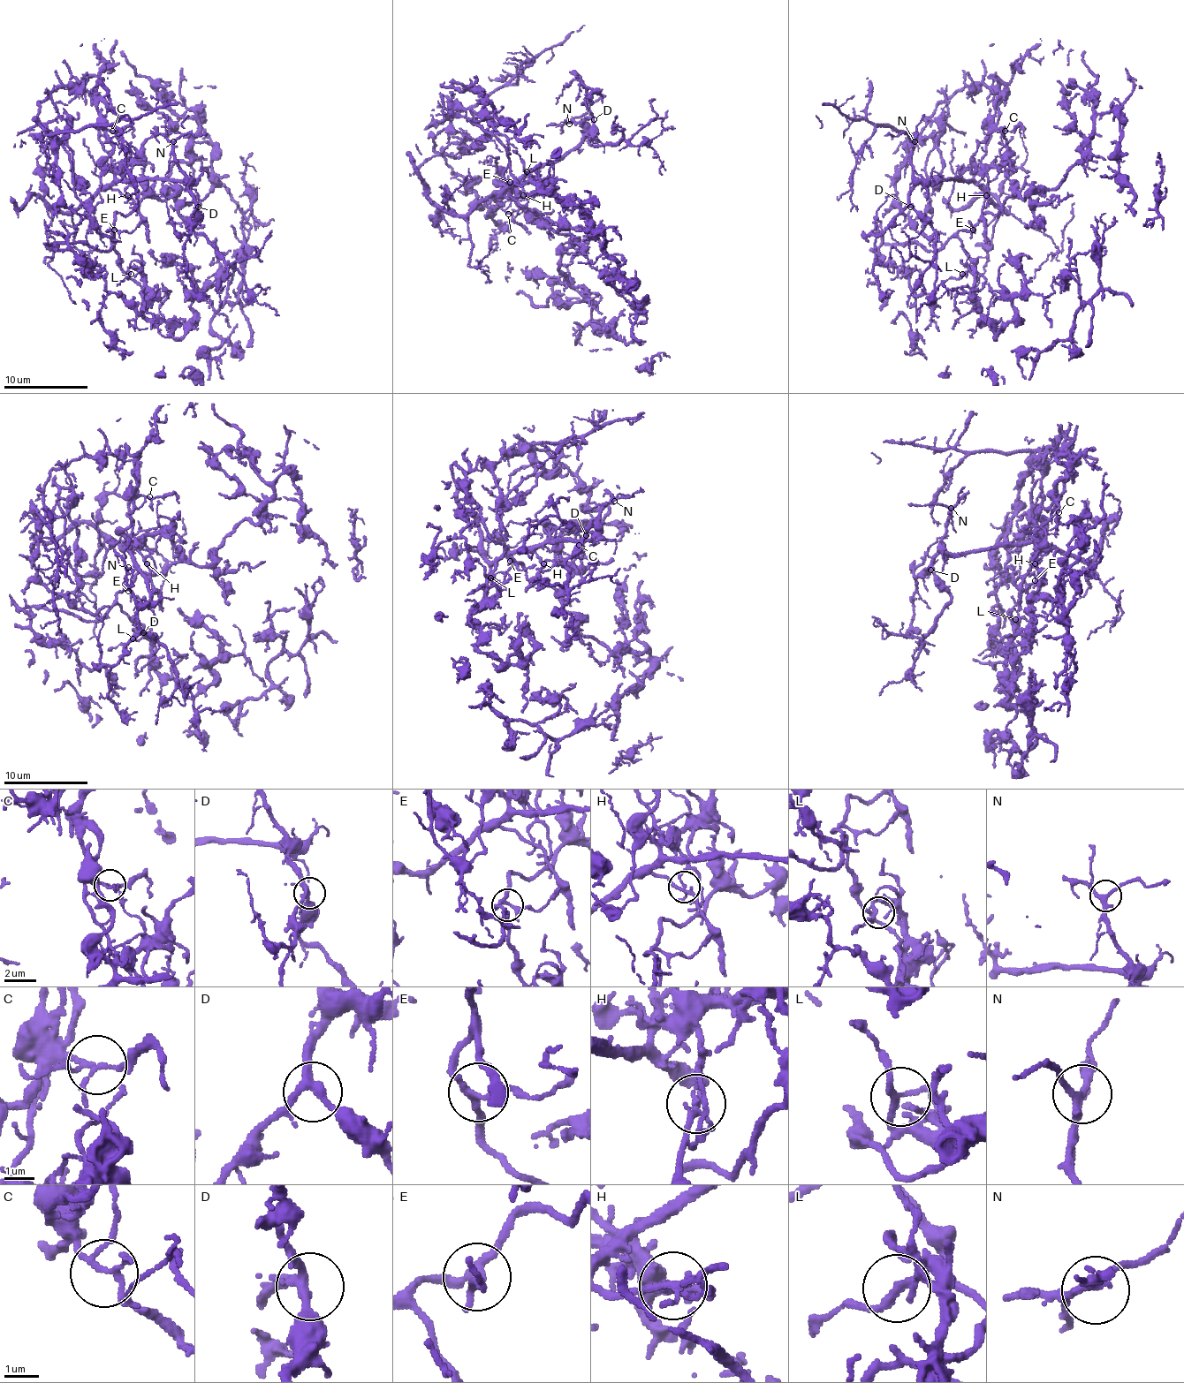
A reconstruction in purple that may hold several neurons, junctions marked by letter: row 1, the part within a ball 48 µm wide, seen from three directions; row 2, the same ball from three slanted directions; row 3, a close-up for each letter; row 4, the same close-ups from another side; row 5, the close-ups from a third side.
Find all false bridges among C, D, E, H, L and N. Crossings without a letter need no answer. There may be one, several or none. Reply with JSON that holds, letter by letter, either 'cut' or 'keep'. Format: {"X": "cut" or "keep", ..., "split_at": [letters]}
{"C": "keep", "D": "keep", "E": "keep", "H": "cut", "L": "keep", "N": "keep", "split_at": ["H"]}

